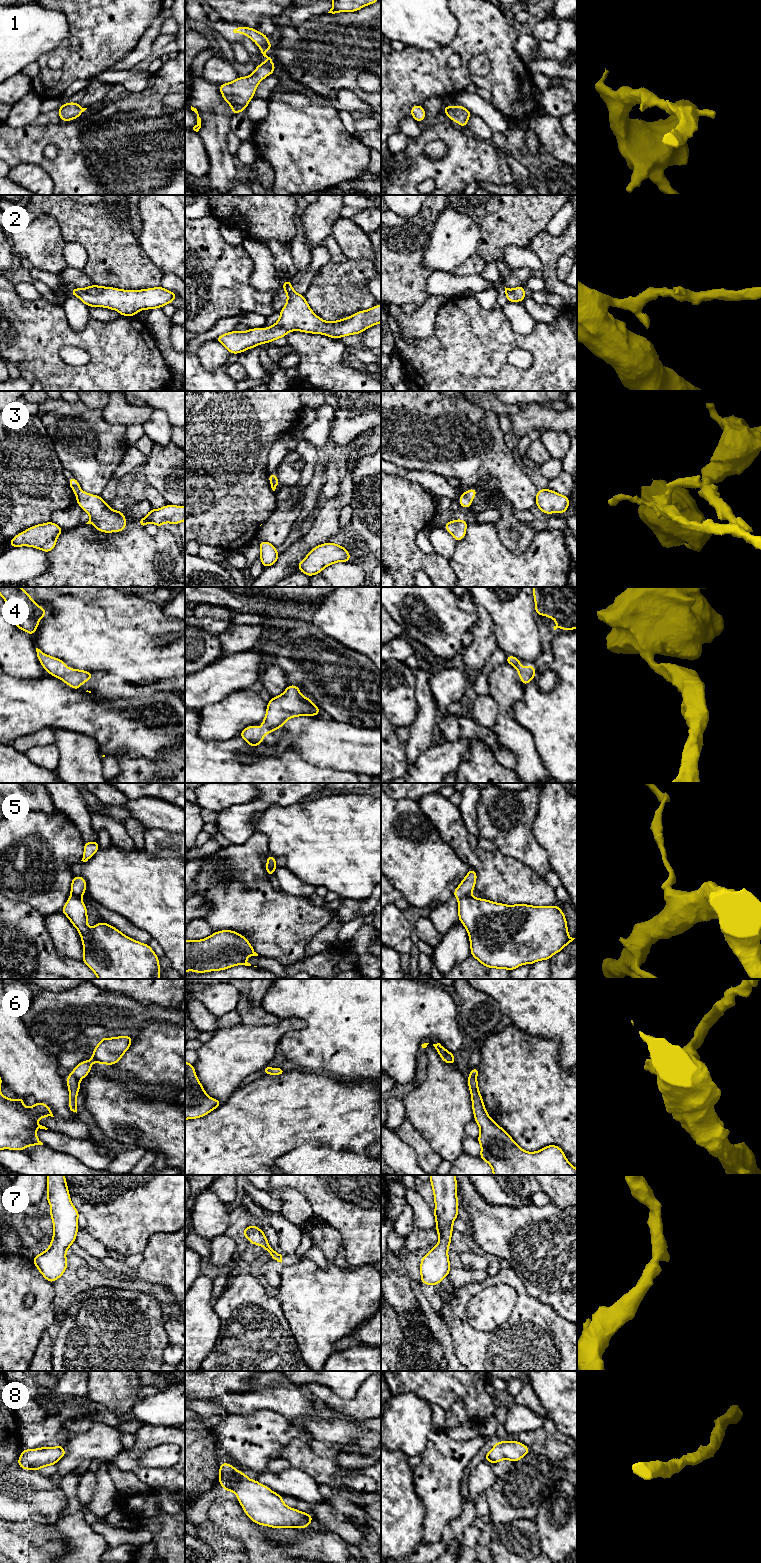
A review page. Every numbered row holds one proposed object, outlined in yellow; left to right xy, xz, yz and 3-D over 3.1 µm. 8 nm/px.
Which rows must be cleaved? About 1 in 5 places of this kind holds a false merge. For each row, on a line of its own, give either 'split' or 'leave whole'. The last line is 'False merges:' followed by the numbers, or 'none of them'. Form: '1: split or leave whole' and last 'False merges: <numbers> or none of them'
1: leave whole
2: leave whole
3: leave whole
4: leave whole
5: split
6: split
7: leave whole
8: leave whole
False merges: 5, 6

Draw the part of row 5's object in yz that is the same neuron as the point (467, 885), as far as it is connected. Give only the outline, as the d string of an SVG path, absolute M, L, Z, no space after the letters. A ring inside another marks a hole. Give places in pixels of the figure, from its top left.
M469 869L465 878L461 881L459 886L454 890L453 896L460 899L464 896L470 895L474 891L477 873L474 869Z

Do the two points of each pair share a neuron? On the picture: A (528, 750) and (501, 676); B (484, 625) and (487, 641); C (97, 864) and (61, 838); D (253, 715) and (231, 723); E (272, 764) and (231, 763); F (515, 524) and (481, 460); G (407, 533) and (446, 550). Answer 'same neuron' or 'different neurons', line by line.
A: same neuron
B: same neuron
C: different neurons
D: same neuron
E: same neuron
F: different neurons
G: different neurons

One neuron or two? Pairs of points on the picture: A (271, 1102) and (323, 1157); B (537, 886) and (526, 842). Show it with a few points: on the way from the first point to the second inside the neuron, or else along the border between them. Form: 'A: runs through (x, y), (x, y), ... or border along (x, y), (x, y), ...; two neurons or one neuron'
A: border along (335, 1149), (319, 1146), (298, 1146), (289, 1152); two neurons
B: border along (513, 857), (528, 865), (542, 878); two neurons

